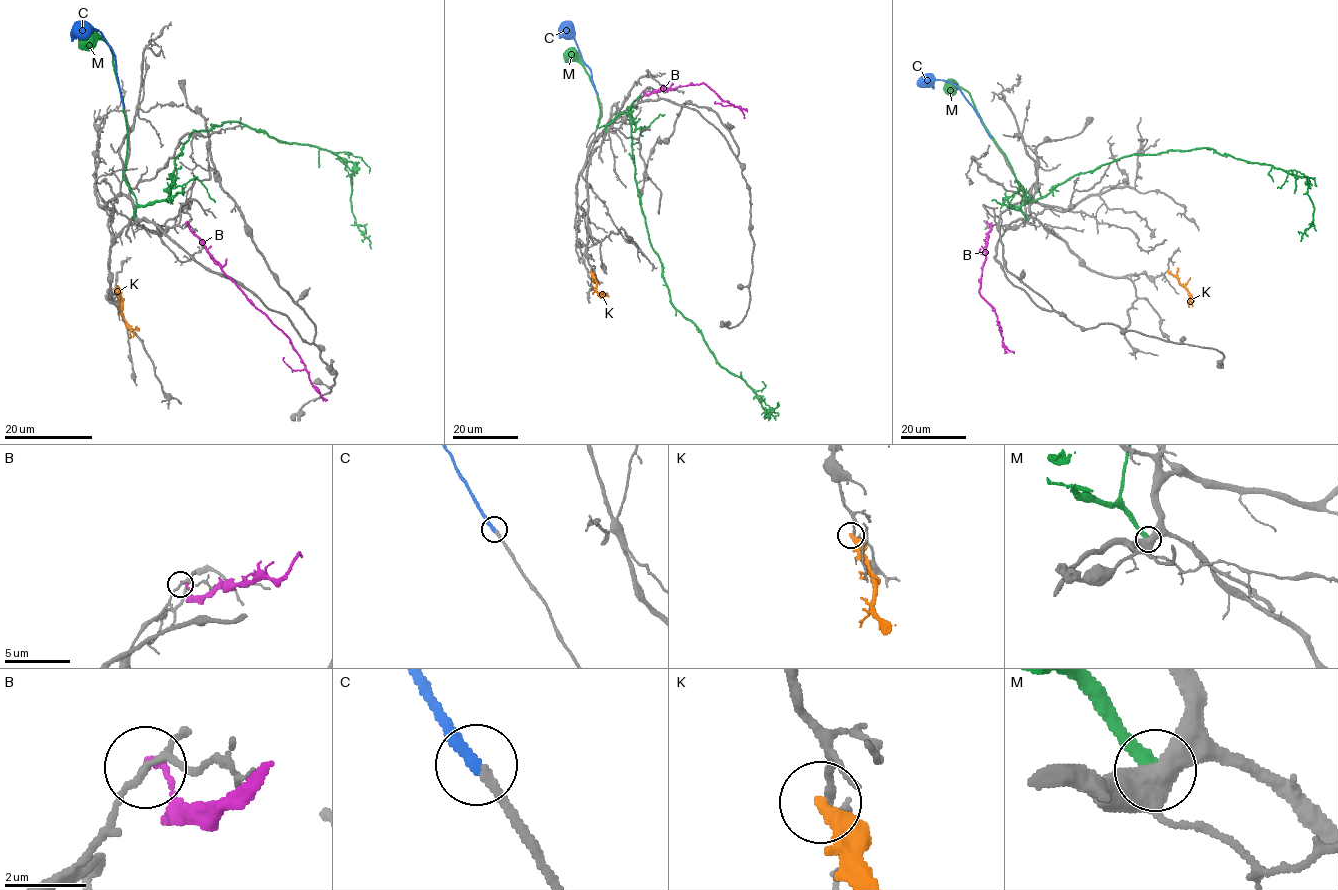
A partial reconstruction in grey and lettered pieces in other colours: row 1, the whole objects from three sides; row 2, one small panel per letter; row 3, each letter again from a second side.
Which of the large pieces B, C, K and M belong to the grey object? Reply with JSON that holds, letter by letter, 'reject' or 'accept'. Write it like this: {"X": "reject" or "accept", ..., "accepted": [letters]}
{"B": "reject", "C": "accept", "K": "reject", "M": "reject", "accepted": ["C"]}

